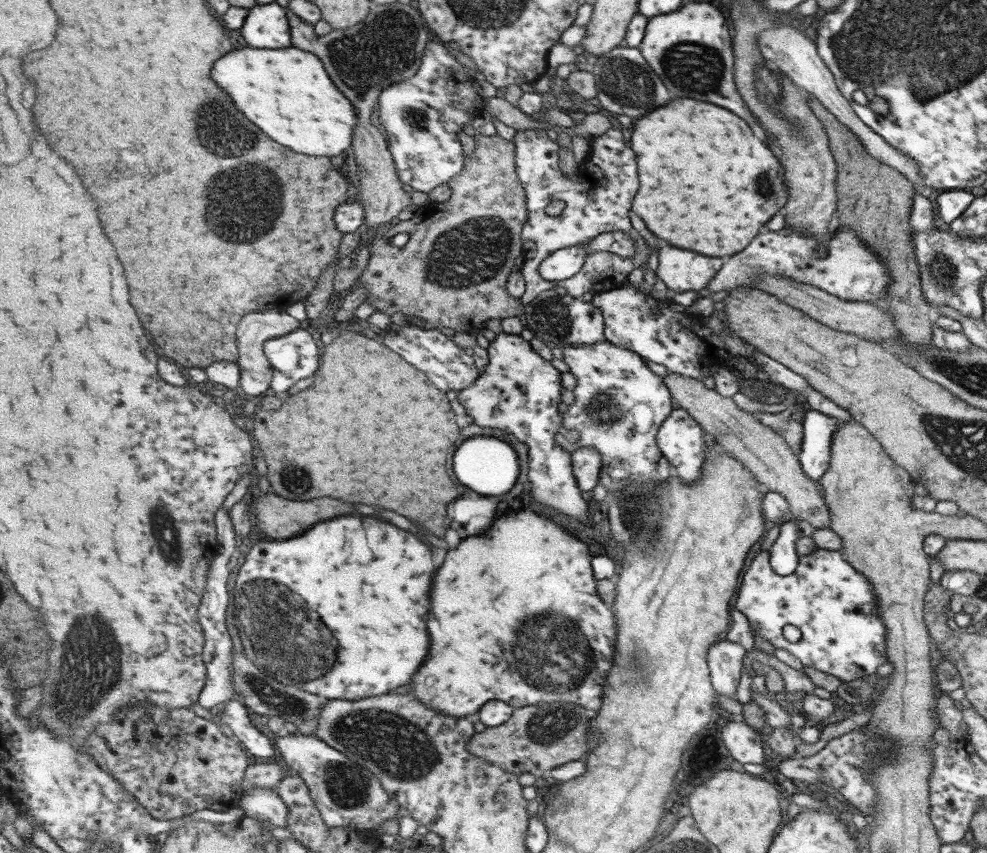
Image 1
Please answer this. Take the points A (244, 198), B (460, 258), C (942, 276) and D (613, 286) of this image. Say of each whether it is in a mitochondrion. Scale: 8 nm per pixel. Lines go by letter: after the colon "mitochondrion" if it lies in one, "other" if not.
A: mitochondrion
B: mitochondrion
C: mitochondrion
D: other

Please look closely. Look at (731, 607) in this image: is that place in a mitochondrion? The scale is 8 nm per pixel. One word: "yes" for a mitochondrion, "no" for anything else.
no

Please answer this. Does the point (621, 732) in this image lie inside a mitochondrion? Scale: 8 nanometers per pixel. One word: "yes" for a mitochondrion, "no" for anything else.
no

